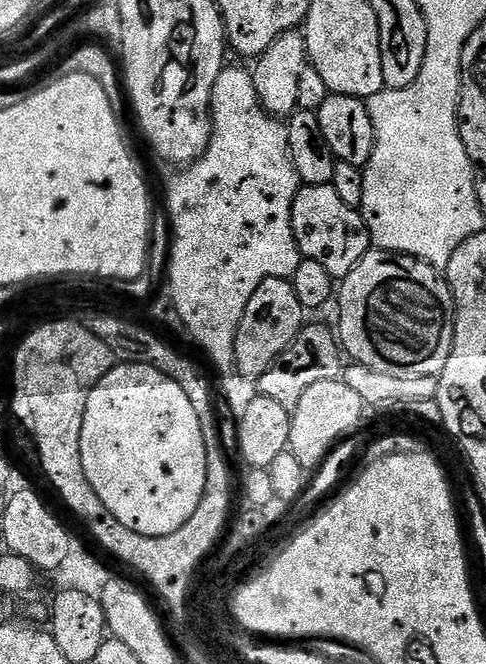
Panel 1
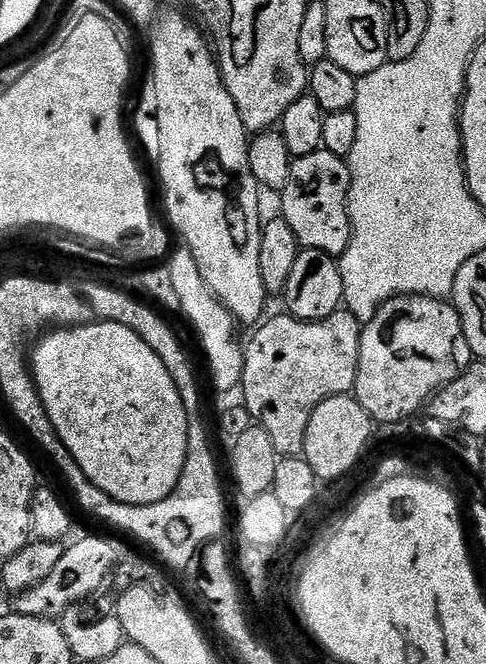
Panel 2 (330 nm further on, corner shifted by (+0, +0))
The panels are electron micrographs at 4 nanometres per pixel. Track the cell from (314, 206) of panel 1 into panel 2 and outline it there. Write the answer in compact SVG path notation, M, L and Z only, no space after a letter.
M323 150L293 159L290 178L282 193L282 219L294 230L301 249L309 248L339 258L352 237L352 223L348 217L350 170L343 156Z

